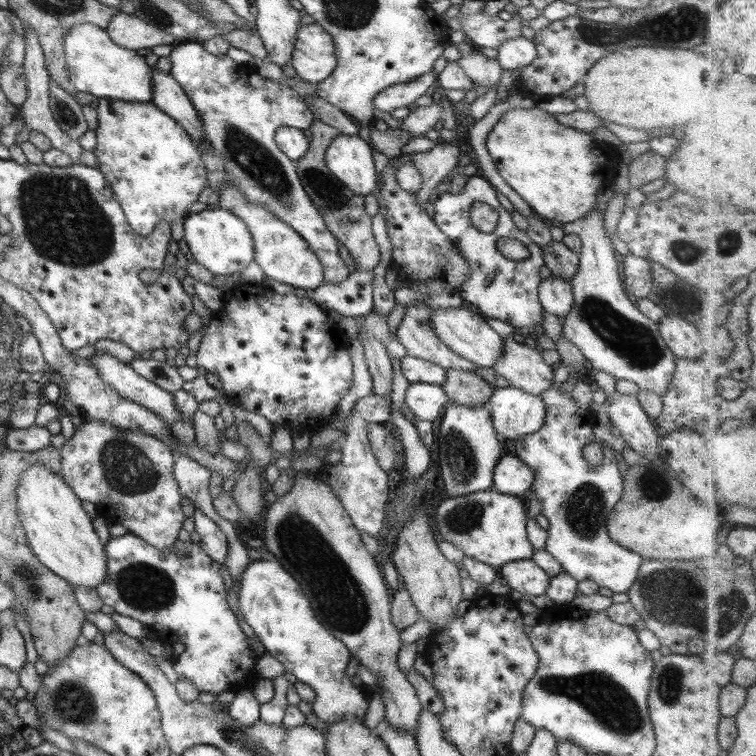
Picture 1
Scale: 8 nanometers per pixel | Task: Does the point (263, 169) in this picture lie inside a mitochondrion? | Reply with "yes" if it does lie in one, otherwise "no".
yes

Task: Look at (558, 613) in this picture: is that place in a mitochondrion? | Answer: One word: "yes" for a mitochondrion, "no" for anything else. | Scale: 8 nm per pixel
no

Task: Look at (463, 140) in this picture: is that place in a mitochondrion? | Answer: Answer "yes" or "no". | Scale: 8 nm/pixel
no

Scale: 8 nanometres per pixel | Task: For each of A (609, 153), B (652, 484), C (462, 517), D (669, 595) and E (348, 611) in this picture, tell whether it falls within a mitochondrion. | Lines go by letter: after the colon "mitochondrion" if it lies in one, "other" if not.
A: other
B: mitochondrion
C: mitochondrion
D: mitochondrion
E: mitochondrion

